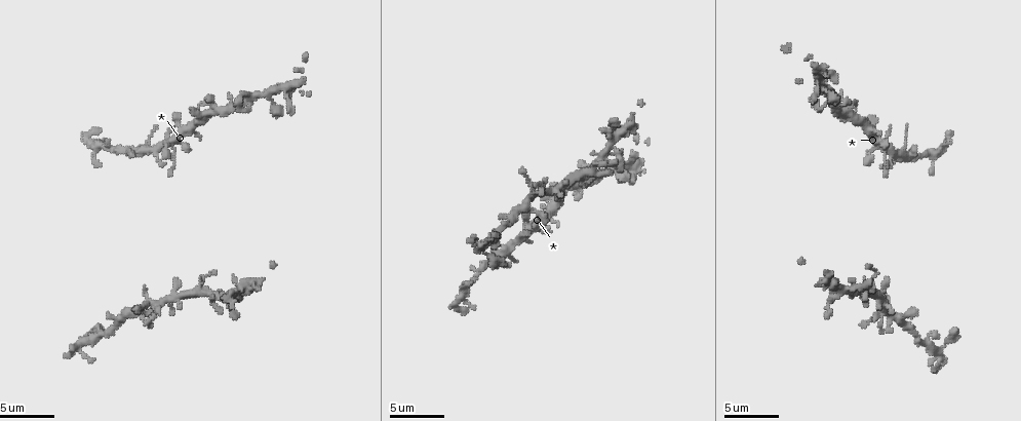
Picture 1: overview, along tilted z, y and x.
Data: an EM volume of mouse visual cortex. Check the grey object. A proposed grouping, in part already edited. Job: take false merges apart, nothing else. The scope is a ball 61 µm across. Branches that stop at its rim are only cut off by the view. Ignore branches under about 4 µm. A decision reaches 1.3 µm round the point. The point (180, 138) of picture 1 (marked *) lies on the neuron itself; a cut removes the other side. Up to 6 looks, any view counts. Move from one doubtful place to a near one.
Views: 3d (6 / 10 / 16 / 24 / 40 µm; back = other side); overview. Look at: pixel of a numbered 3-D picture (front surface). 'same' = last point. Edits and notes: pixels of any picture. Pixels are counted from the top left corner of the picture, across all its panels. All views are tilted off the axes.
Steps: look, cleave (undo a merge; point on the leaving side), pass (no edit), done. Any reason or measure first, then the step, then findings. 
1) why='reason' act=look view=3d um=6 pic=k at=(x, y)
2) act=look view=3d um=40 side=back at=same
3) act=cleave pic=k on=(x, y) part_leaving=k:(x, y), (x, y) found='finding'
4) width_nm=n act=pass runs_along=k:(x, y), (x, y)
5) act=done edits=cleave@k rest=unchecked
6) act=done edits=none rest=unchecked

why='four or more arms meet' act=look view=3d um=10 pic=1 at=(561, 185)

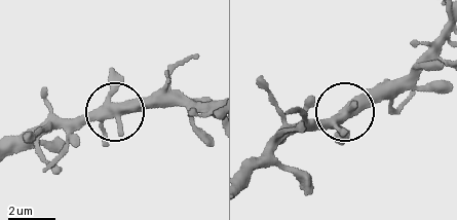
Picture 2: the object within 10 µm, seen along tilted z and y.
width_nm=390 act=pass found='all the same neuron'

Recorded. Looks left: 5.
why='calibre changes' act=look view=3d um=10 pic=1 at=(89, 142)

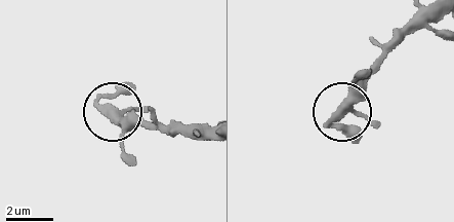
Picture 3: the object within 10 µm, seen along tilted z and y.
act=pass runs_along=3:(426, 15), (342, 112), (342, 122), (361, 134) found='continuous, no second neuron'

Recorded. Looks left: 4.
why='sudden change in width' act=look view=3d um=6 pic=1 at=(487, 263)

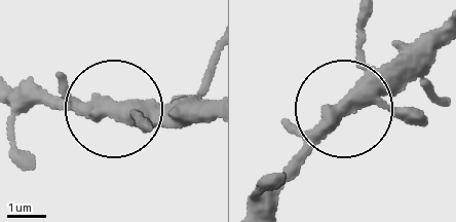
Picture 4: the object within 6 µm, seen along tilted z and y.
width_nm=450 act=pass found='one neuron here'

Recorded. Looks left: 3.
act=done edits=none rest=unchecked

